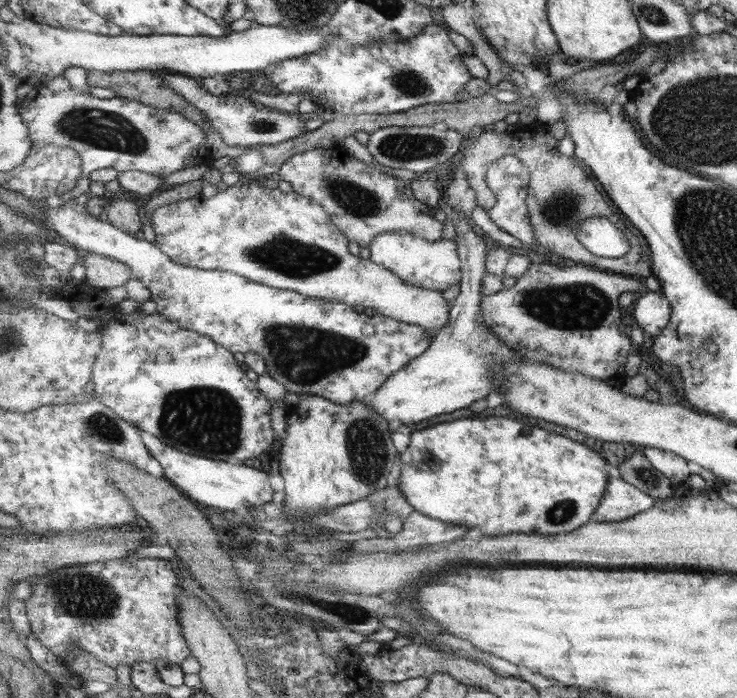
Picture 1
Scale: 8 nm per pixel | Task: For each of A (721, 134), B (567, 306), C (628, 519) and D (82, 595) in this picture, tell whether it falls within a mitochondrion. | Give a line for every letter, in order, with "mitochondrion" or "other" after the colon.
A: mitochondrion
B: mitochondrion
C: other
D: mitochondrion

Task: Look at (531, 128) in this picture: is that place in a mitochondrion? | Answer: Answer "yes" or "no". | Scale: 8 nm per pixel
no

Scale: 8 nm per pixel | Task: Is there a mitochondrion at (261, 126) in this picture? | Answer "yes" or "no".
yes

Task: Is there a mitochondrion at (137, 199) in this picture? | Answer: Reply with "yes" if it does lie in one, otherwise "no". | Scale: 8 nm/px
no

